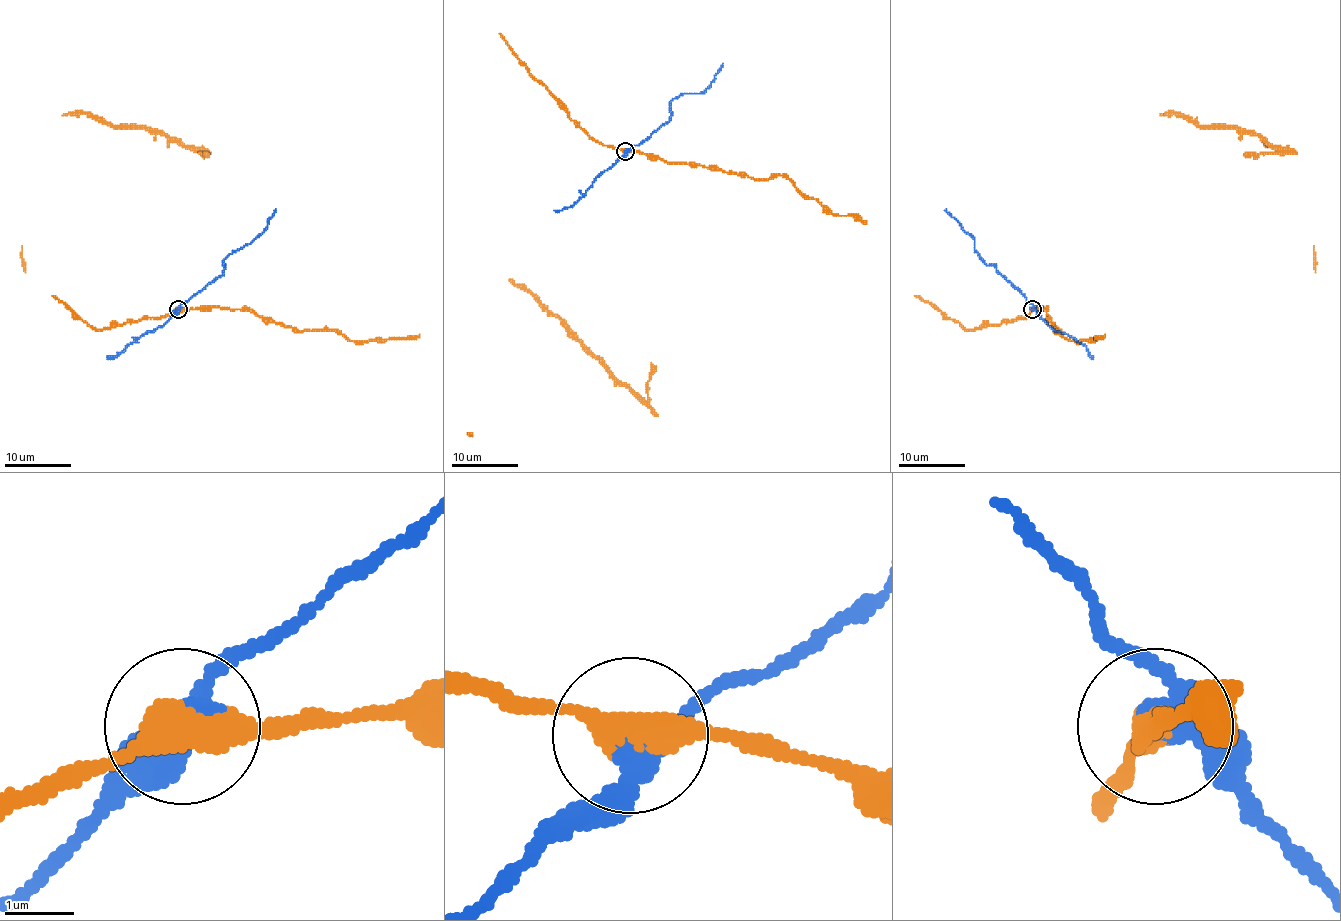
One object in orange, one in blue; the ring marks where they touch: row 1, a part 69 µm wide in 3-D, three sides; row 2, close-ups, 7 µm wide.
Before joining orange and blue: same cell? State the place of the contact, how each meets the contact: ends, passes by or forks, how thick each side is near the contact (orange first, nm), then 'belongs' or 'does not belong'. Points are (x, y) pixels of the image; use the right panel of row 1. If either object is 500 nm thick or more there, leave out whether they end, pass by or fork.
place (1032, 309); orange passes by; blue passes by; calibres 440 and 360 nm; does not belong

